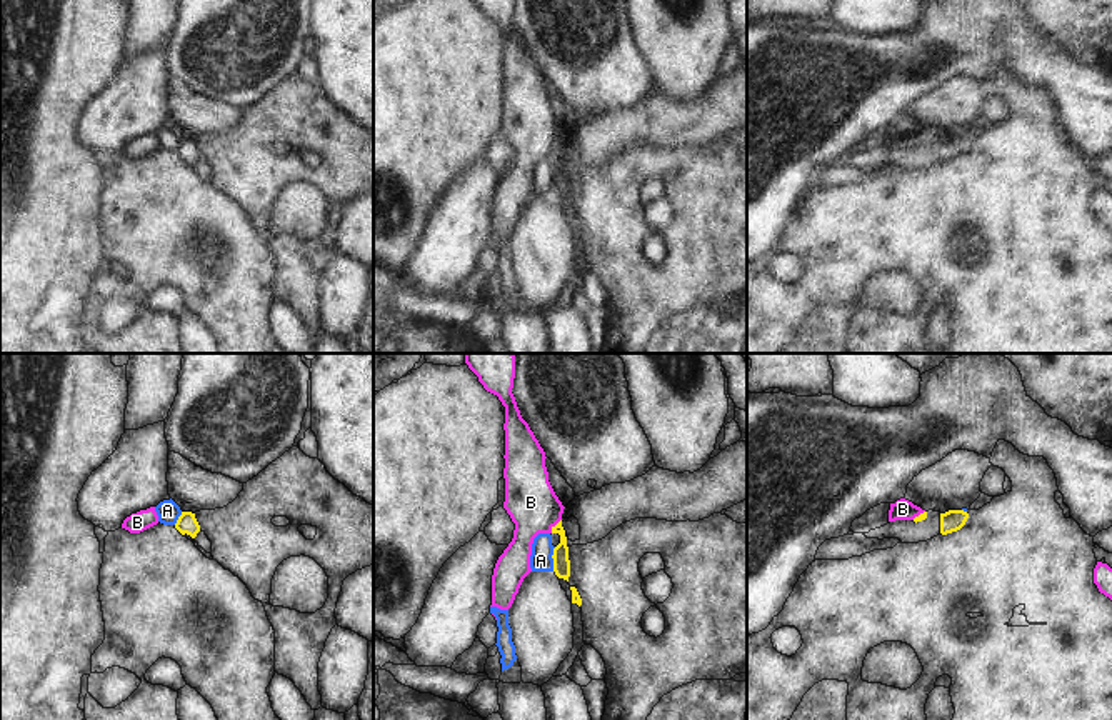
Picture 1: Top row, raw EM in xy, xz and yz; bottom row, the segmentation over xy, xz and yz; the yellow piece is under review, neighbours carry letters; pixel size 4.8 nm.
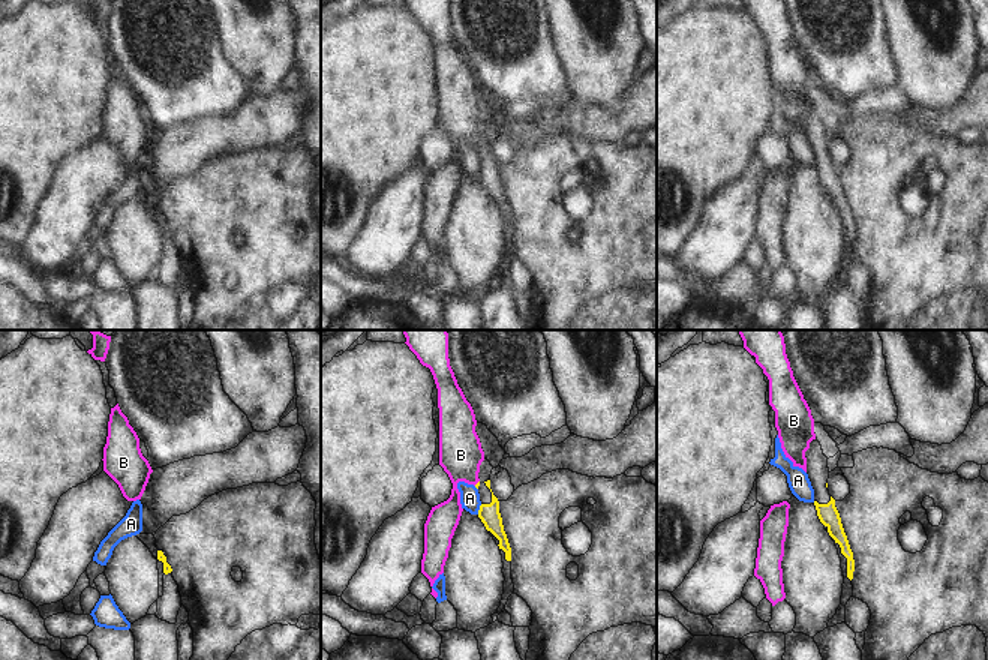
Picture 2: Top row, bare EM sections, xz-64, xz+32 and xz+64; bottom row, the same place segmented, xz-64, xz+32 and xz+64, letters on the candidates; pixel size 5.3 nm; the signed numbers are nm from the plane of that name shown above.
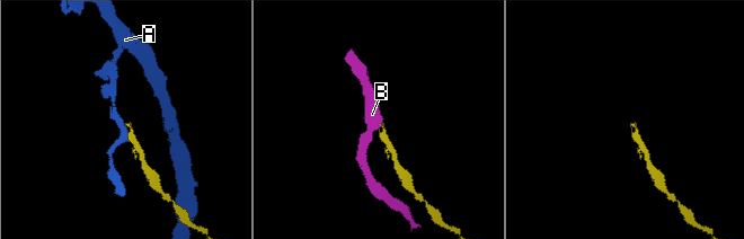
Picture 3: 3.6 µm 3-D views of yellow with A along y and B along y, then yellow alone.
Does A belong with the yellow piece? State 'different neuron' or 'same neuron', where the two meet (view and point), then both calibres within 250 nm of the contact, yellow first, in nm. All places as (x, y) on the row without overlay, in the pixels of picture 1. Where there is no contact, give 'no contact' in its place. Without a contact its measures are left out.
different neuron; meets yellow in xz at (552, 184); 80 nm thick on the yellow side, 110 nm on the other

